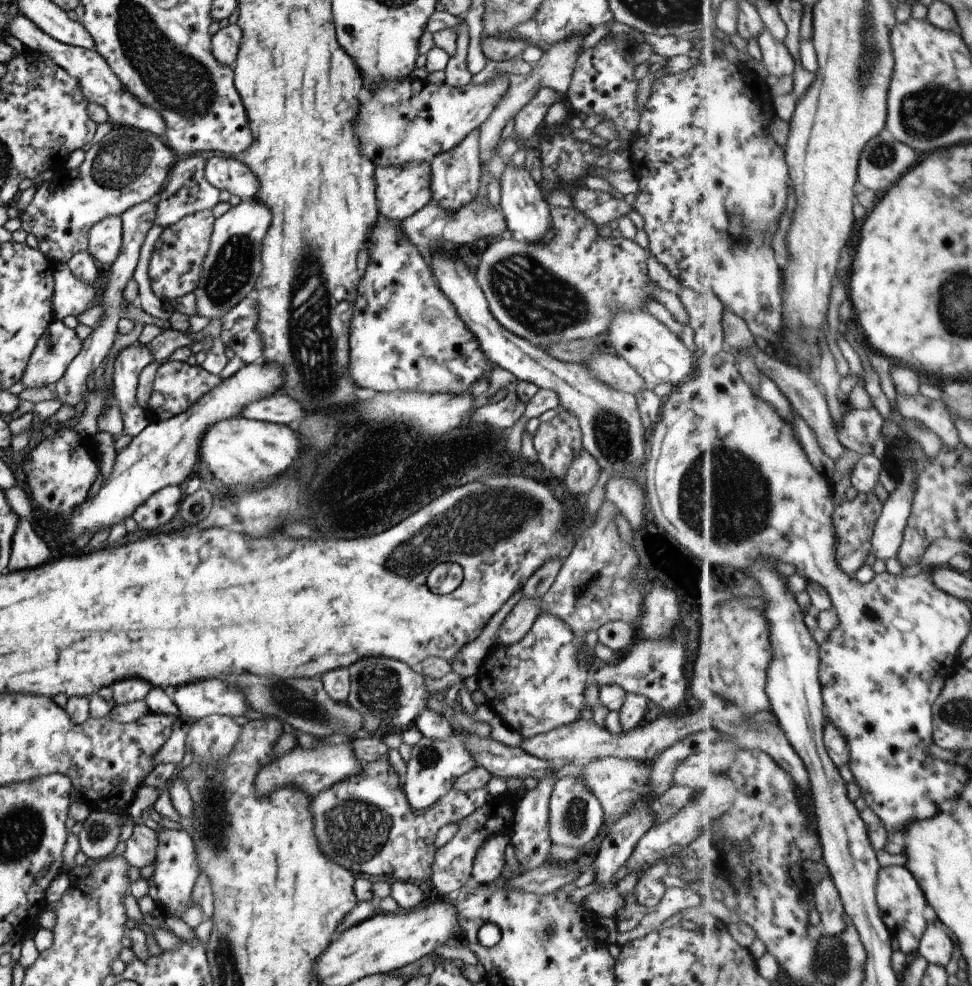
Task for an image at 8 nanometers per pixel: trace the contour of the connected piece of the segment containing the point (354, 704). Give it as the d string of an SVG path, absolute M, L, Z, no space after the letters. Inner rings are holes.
M384 657L357 660L349 666L351 682L347 705L361 716L360 735L381 739L388 733L402 733L414 725L414 721L426 708L429 694L424 678L403 662Z

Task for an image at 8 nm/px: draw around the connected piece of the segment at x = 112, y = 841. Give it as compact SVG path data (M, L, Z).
M90 812L77 835L80 852L87 859L103 859L113 851L118 843L120 816L121 814Z

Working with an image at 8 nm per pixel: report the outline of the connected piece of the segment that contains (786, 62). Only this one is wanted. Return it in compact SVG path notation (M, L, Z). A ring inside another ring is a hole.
M765 30L761 34L760 46L763 56L762 64L769 75L777 78L781 78L781 76L793 76L793 72L795 72L799 62L796 61L787 49L785 38L782 42L779 42L779 40L775 40Z

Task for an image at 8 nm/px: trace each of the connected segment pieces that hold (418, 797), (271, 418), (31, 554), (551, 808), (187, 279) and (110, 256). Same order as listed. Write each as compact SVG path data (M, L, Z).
M454 731L445 741L423 737L411 746L411 758L407 763L402 790L410 808L422 809L443 797L459 776L477 766L472 754L466 749L461 735Z
M275 392L270 396L252 401L245 409L238 413L238 417L278 423L281 425L293 424L303 412L299 410L299 404L282 392Z
M17 518L17 526L11 540L8 571L35 569L37 564L49 560L49 549L45 542L35 534L26 518Z
M564 777L554 782L548 803L548 836L553 845L581 849L593 840L602 826L602 809L582 781Z
M203 210L181 218L159 234L149 260L149 275L155 293L162 299L168 300L171 296L189 293L196 288L213 224L211 211Z
M109 216L93 224L88 231L87 252L99 264L111 265L122 244L119 216Z

